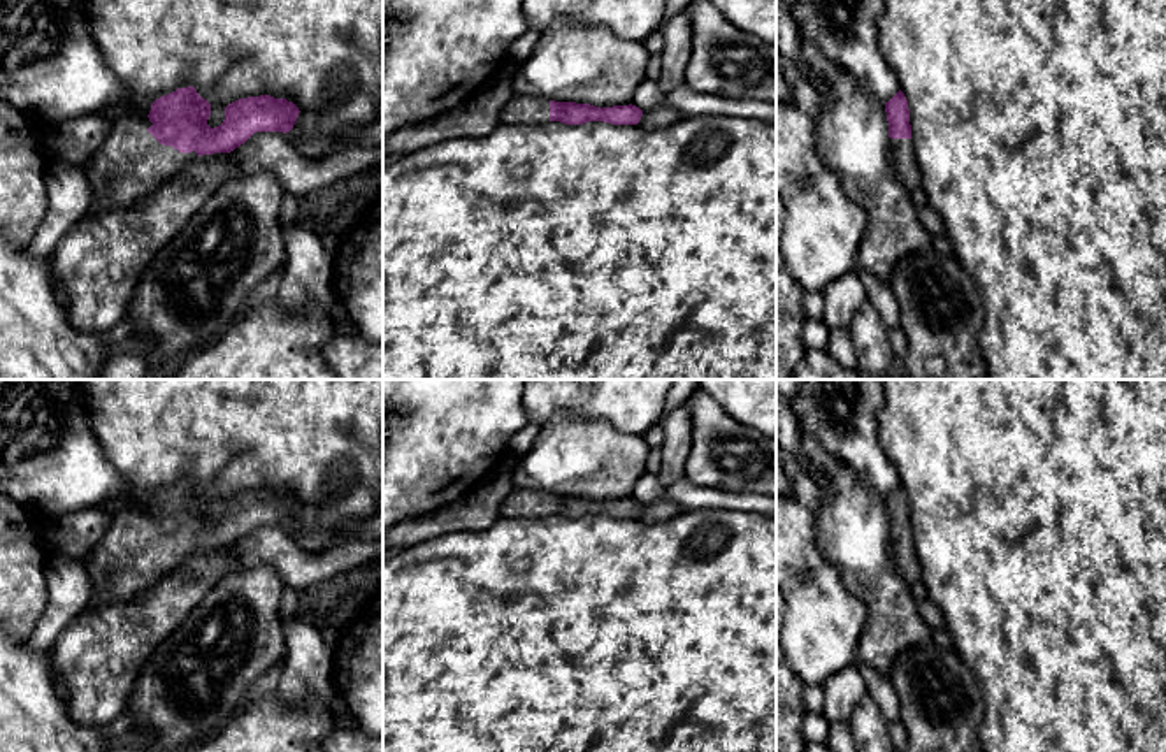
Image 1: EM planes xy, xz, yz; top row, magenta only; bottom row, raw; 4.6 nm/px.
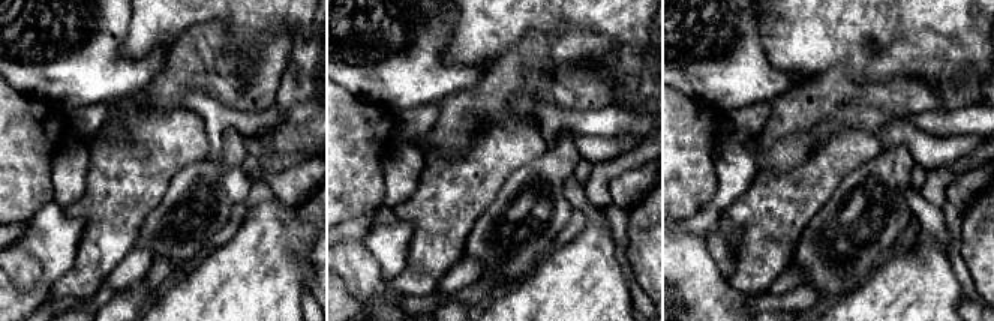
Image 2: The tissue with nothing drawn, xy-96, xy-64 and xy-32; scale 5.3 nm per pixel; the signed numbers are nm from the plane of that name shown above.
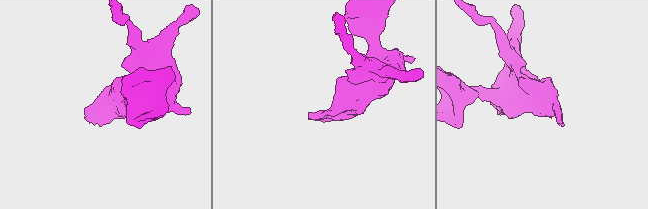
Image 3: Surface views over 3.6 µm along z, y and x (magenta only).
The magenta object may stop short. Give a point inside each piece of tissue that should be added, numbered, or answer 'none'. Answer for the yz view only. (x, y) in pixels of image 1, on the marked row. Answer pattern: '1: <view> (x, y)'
1: yz (905, 166)

